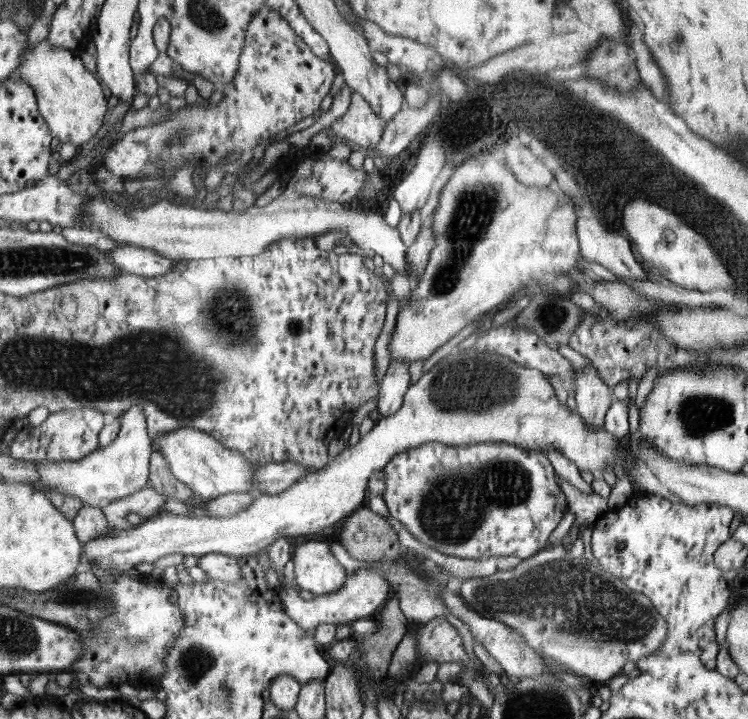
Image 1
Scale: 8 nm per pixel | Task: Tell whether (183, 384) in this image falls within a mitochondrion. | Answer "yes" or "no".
yes

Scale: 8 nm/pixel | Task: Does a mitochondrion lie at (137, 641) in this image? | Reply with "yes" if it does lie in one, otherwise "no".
yes

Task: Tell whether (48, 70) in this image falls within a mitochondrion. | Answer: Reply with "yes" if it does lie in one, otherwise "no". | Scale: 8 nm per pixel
no

